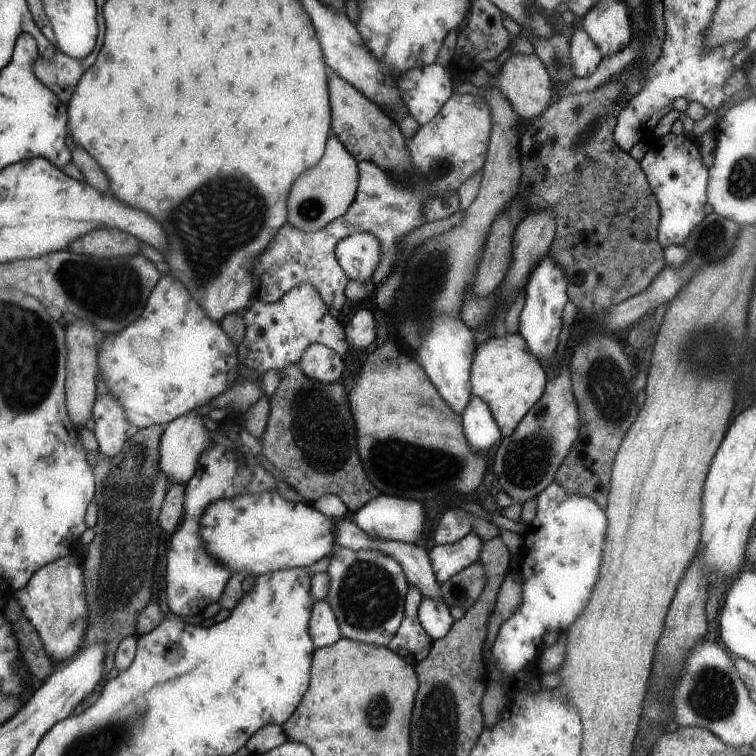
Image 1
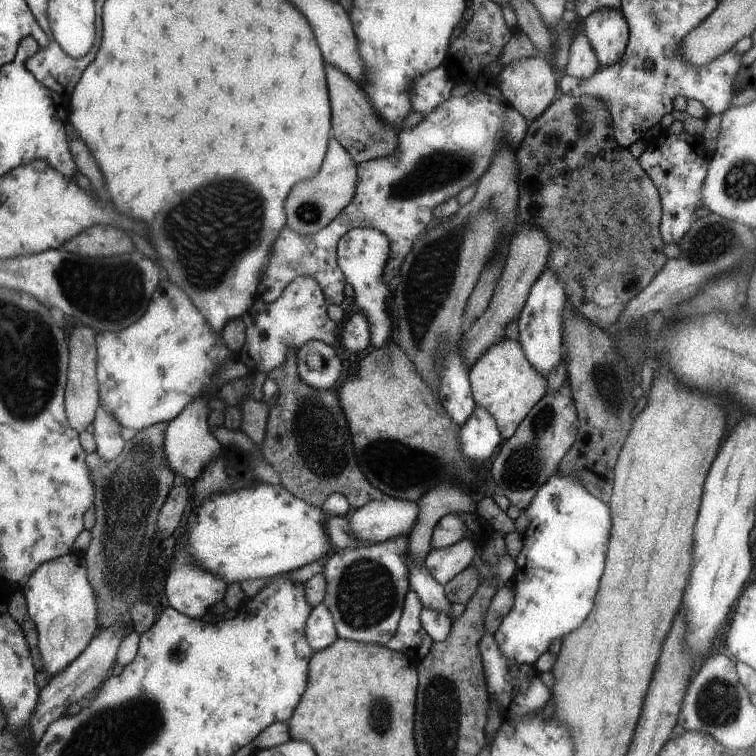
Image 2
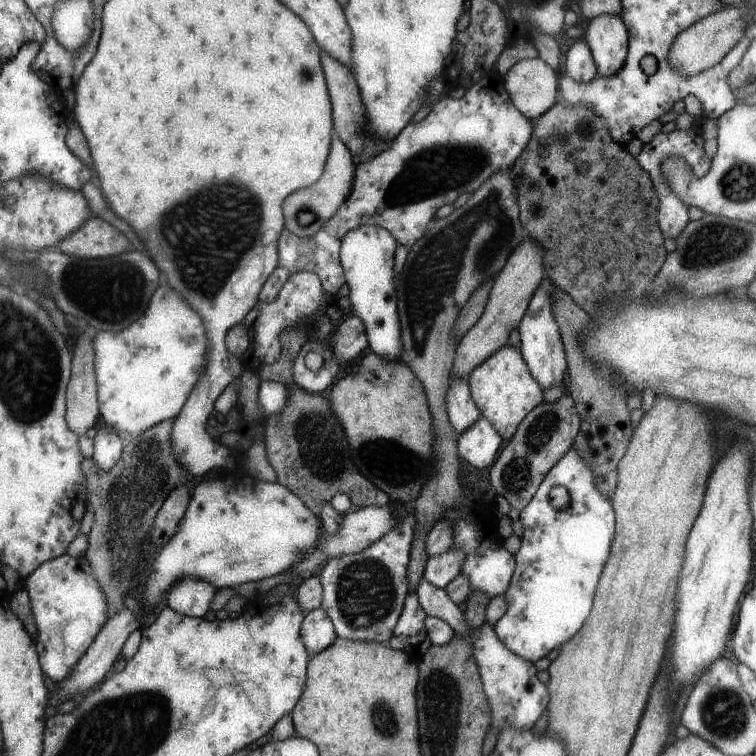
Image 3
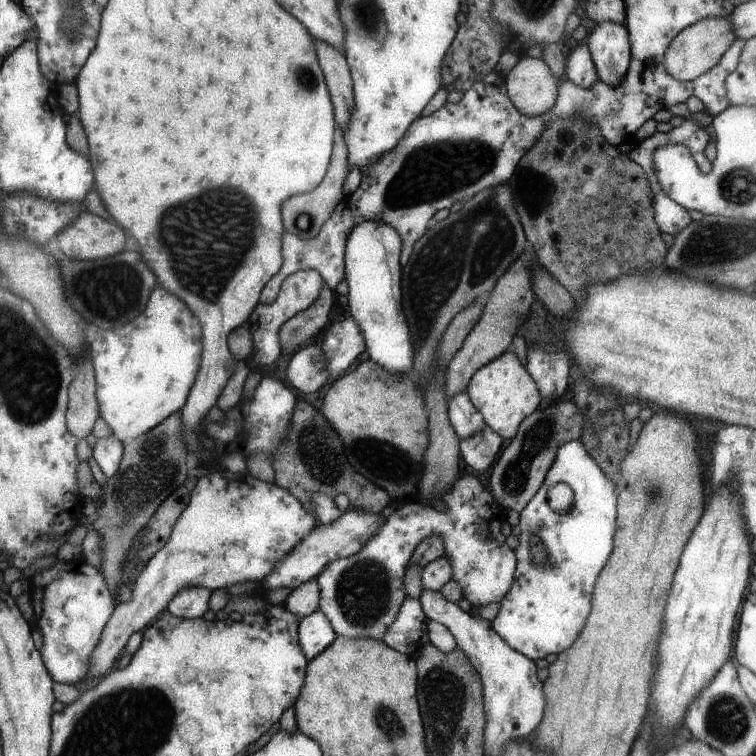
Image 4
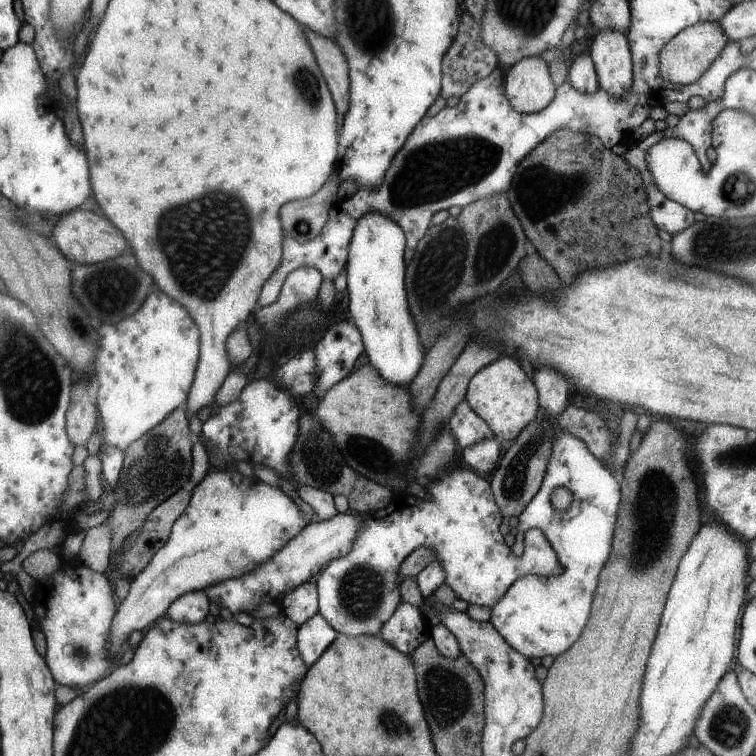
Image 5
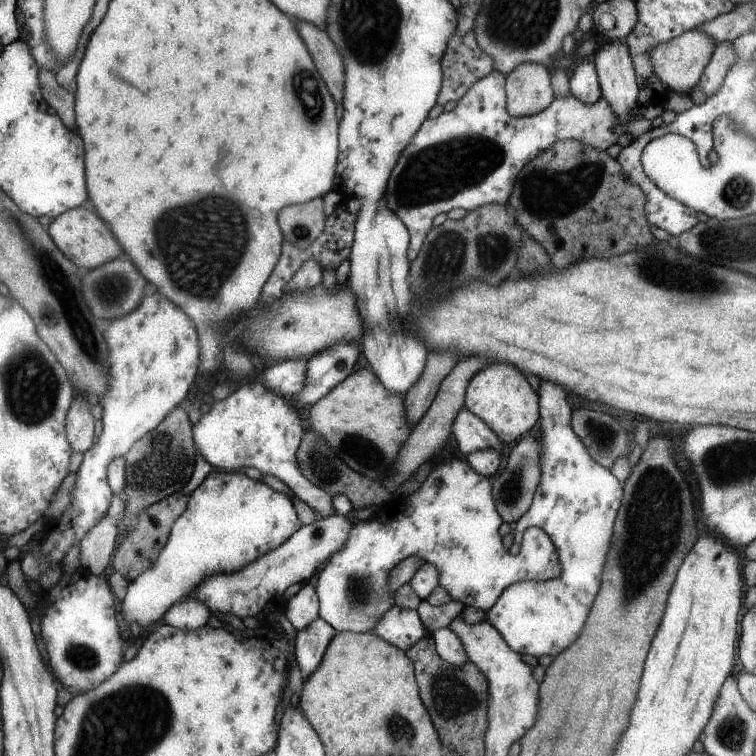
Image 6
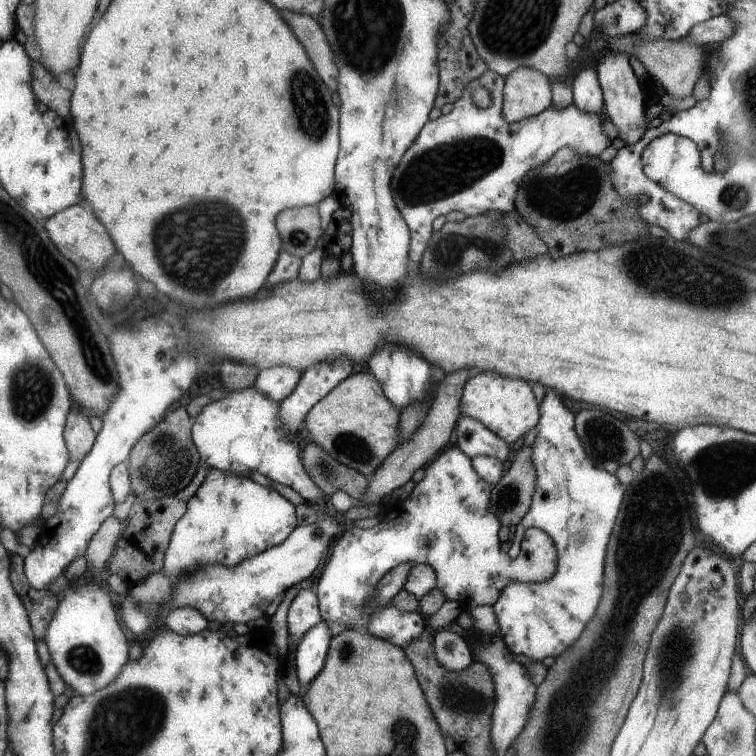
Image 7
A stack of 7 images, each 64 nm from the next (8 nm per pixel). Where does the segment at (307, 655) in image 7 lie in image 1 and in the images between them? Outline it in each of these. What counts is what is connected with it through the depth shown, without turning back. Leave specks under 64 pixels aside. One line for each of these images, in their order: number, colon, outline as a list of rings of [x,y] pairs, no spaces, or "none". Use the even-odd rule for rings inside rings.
1: [[[327,600],[315,602],[315,606],[311,610],[311,620],[309,620],[309,636],[311,636],[315,650],[331,646],[341,638],[337,618]]]
2: [[[319,602],[317,606],[311,608],[303,628],[305,628],[305,640],[313,654],[331,646],[339,638],[335,632],[335,626],[333,626],[333,618],[331,618],[329,610],[323,606],[323,602]]]
3: [[[315,608],[311,612],[307,612],[303,616],[301,628],[299,628],[299,636],[303,642],[303,648],[307,650],[307,654],[313,658],[315,654],[319,654],[321,650],[329,648],[335,642],[335,630],[331,626],[331,620],[327,618],[327,614],[323,612],[323,608]]]
4: [[[315,610],[313,614],[301,618],[297,636],[299,636],[299,646],[309,662],[315,656],[319,656],[327,646],[331,646],[333,640],[337,638],[335,630],[331,628],[331,622],[321,610]]]
5: [[[317,612],[307,622],[297,628],[297,650],[305,666],[311,668],[313,662],[327,650],[327,646],[337,638],[337,630],[333,630],[327,620]]]
6: [[[315,618],[313,622],[309,622],[305,630],[297,632],[293,640],[293,648],[295,648],[293,652],[295,652],[297,666],[301,670],[301,676],[305,680],[319,666],[333,636],[337,636],[337,630],[331,624],[327,624],[323,618]]]

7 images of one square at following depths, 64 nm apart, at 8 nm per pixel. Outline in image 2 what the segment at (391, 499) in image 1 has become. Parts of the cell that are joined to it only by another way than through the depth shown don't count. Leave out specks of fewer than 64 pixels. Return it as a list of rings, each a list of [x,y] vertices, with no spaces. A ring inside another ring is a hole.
[[[383,498],[381,502],[367,502],[365,506],[353,510],[347,516],[347,526],[349,526],[349,536],[355,538],[359,548],[383,542],[387,538],[397,538],[397,536],[409,536],[411,528],[415,526],[417,518],[417,502],[403,502],[395,498]]]

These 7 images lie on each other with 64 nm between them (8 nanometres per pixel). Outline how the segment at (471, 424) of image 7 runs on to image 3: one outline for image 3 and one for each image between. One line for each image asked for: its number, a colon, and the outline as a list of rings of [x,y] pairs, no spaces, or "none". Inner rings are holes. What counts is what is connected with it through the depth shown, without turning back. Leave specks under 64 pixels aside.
3: [[[463,378],[449,380],[449,388],[445,394],[445,410],[447,410],[449,424],[457,436],[463,430],[467,430],[481,416],[471,400],[467,380],[463,380]]]
4: [[[467,390],[455,394],[447,402],[447,416],[449,416],[449,422],[453,424],[459,440],[473,436],[475,432],[483,430],[483,426],[485,426],[485,420],[481,418],[477,408],[473,406]]]
5: [[[461,400],[461,402],[453,408],[453,412],[451,412],[447,424],[449,424],[451,434],[453,434],[453,438],[455,438],[455,442],[457,442],[457,446],[459,446],[461,450],[465,450],[467,446],[471,446],[471,444],[475,444],[475,442],[483,442],[483,440],[495,438],[495,434],[493,434],[491,428],[485,424],[485,420],[483,420],[479,414],[475,414],[475,412],[467,406],[465,400]]]
6: [[[461,408],[457,412],[453,426],[451,426],[451,434],[455,436],[457,450],[463,456],[467,456],[475,450],[495,450],[497,454],[501,454],[501,450],[503,450],[503,444],[485,426],[485,422],[481,422],[473,414],[469,414],[465,408]]]

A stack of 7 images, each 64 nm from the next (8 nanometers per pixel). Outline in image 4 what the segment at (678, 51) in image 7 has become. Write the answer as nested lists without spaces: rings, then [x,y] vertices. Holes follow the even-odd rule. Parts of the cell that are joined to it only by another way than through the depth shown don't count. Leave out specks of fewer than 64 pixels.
[[[727,16],[723,18],[705,18],[705,20],[697,20],[695,24],[683,28],[679,34],[675,34],[675,38],[671,40],[671,44],[665,50],[665,70],[671,78],[677,78],[679,82],[691,82],[697,76],[701,76],[703,72],[711,70],[715,64],[719,64],[721,56],[727,52],[727,48],[737,40],[737,36],[733,34],[733,26],[729,22]]]

